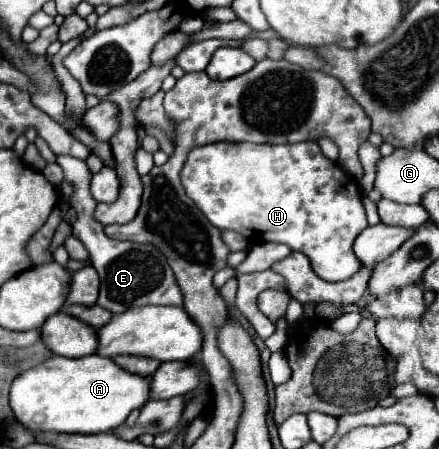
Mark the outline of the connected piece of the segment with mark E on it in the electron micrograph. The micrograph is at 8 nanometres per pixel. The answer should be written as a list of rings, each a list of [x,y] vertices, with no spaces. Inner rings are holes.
[[[58,155],[56,163],[64,169],[64,175],[66,175],[64,179],[74,185],[74,195],[70,199],[70,205],[74,207],[78,221],[72,225],[72,233],[84,243],[84,247],[90,253],[90,263],[96,267],[100,275],[98,305],[112,313],[124,313],[140,305],[182,305],[182,291],[160,249],[156,249],[150,243],[116,241],[104,235],[100,221],[94,219],[94,209],[98,203],[94,201],[88,189],[92,175],[86,163],[82,159],[68,157],[68,155]]]

